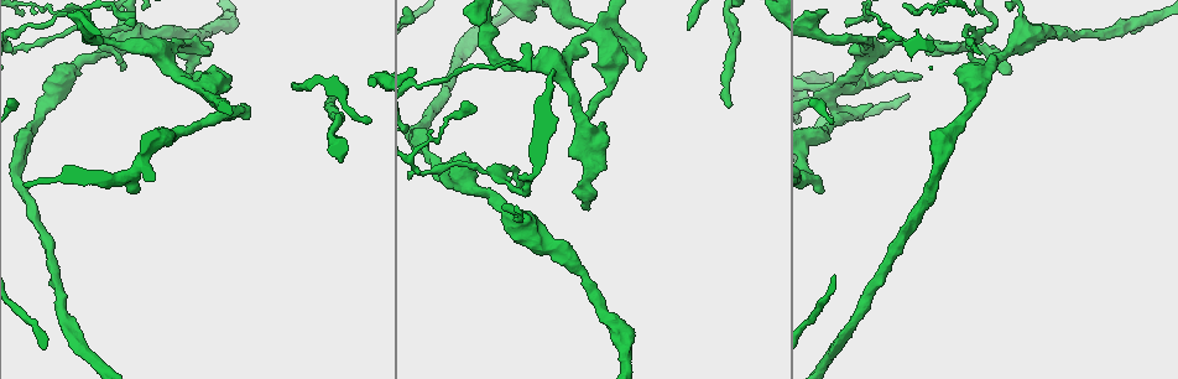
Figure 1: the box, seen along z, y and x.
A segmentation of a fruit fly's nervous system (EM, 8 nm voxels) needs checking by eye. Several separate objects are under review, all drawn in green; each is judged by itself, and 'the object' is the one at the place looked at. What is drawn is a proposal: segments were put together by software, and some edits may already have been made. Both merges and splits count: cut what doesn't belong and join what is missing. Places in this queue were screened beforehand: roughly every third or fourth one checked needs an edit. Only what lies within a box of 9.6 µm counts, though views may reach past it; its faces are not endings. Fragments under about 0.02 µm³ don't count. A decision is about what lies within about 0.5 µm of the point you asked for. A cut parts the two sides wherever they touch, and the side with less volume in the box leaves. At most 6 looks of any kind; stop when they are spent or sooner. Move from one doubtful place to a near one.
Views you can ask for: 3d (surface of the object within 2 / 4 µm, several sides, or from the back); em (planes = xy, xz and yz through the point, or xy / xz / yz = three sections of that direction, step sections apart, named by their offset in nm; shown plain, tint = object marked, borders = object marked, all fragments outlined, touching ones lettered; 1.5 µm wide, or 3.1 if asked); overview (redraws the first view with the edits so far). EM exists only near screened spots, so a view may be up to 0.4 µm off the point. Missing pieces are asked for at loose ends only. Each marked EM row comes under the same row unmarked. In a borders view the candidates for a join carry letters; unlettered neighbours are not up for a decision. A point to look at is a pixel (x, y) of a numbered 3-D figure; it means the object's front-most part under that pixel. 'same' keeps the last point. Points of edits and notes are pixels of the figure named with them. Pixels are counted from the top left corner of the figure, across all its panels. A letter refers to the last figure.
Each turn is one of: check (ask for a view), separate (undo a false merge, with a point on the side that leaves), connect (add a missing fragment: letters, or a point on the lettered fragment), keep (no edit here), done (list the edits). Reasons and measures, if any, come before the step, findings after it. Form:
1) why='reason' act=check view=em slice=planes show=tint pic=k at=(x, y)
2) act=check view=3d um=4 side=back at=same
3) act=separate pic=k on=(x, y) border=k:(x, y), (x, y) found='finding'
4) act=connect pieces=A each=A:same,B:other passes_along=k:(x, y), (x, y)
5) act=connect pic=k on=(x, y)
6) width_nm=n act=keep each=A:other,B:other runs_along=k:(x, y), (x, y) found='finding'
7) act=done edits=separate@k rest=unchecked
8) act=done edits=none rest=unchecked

why='branch stops here' act=check view=em slice=xz step=4 show=borders pic=1 at=(533, 19)

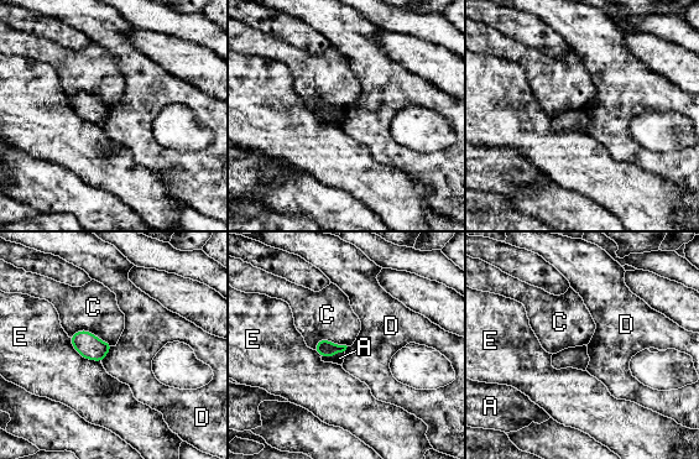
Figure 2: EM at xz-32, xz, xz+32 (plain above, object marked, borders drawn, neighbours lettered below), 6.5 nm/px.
act=keep each=A:other,C:other,D:other,E:other border=2:(113, 347), (102, 363) found='none of them fits'

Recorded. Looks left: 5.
why='branch stops here' act=check view=em slice=xz step=8 show=tint pic=1 at=(294, 82)

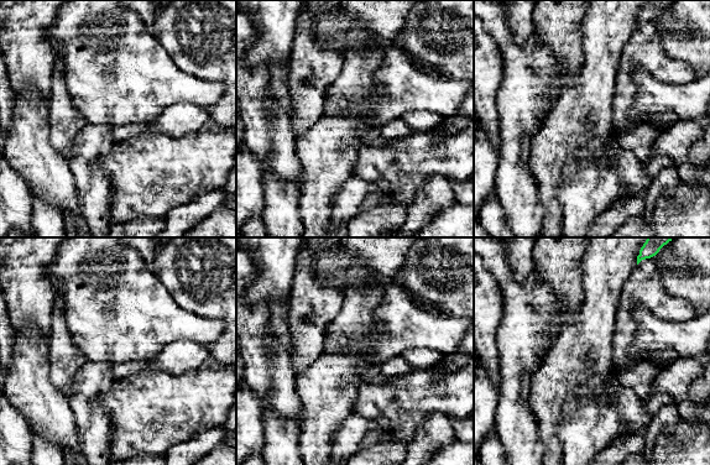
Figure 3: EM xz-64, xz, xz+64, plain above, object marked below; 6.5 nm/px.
why='cut it another way' act=check view=em slice=planes show=borders at=same

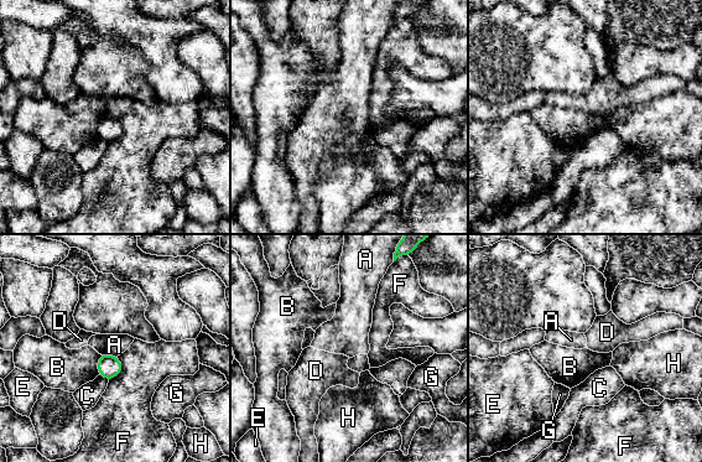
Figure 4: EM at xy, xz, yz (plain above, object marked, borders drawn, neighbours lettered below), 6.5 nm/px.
act=keep each=A:other,B:other,C:other,D:other,E:other,F:other,G:other,H:other border=4:(100, 353), (116, 357) found='none of them fits'

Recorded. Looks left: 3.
why='free end' act=check view=em slice=xz step=4 show=tint pic=1 at=(728, 106)

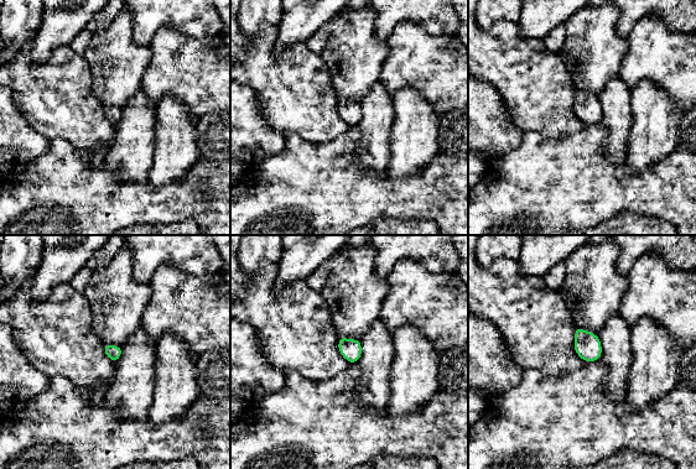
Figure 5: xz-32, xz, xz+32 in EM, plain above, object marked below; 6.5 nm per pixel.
why='another direction' act=check view=em slice=planes show=borders at=same

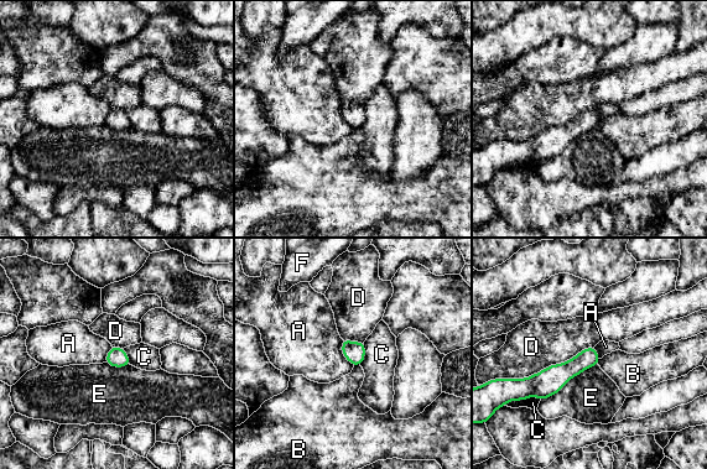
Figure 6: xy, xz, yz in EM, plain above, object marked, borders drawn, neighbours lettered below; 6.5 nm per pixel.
longest_contact=D:600nm act=keep each=A:other,B:other,C:other,D:other,E:other,F:other border=6:(341, 339), (341, 353), (353, 366) found='no lettered fragment goes on from it'

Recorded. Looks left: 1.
act=done edits=none rest=unchecked

